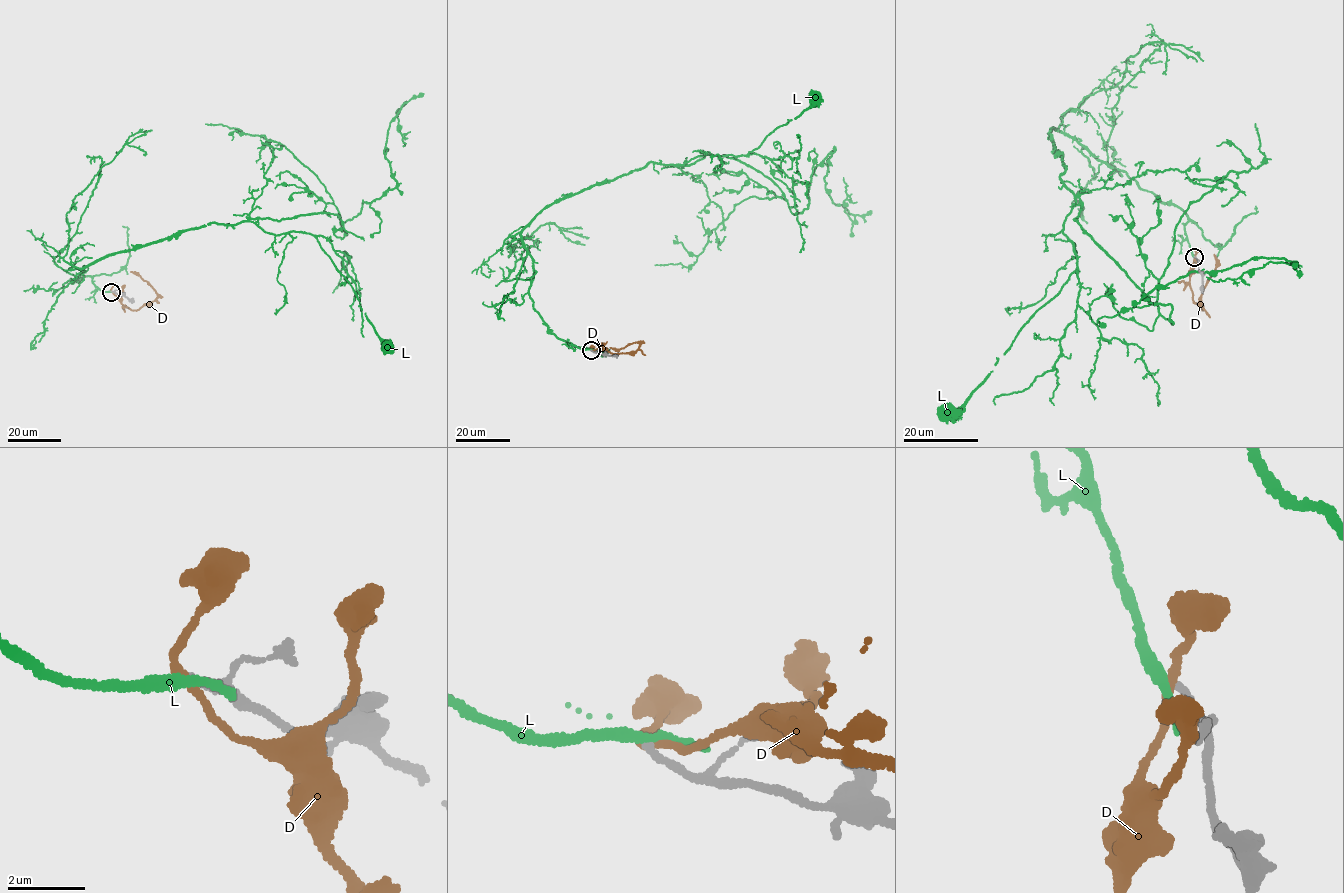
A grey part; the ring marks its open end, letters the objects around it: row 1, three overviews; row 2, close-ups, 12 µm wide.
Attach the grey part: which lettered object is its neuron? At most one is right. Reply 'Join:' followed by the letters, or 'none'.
Join: none

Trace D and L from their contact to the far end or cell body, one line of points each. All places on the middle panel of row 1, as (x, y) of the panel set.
D: (591, 350), (601, 348), (623, 353), (634, 352), (639, 345), (638, 341), (615, 350), (610, 347)
L: (590, 350), (558, 338), (534, 310), (525, 227), (550, 204), (650, 162), (747, 154), (816, 99)

